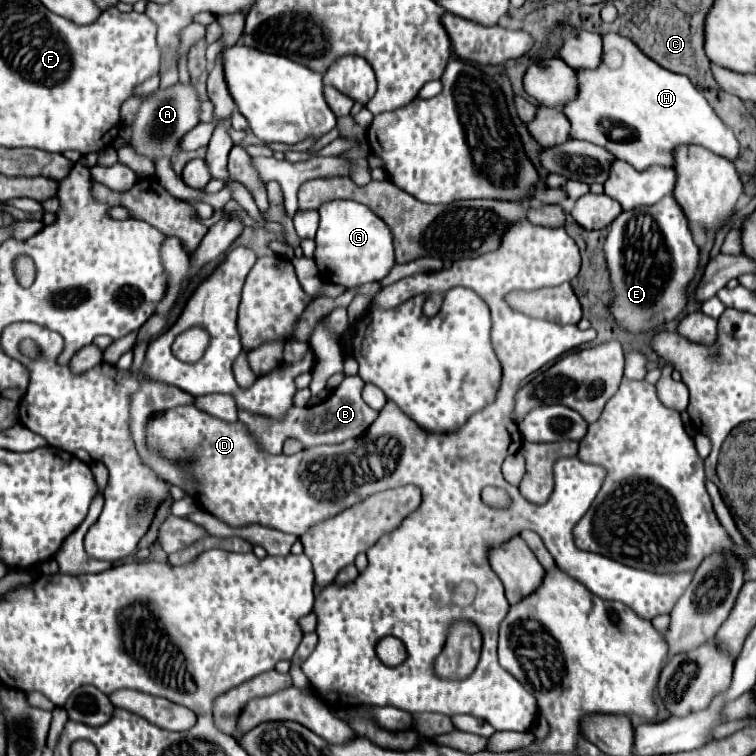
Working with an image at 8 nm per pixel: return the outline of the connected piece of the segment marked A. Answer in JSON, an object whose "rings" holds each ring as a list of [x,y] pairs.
{"rings":[[[176,84],[168,90],[158,90],[150,96],[146,96],[146,100],[140,106],[140,112],[136,116],[136,122],[132,124],[134,134],[132,134],[132,142],[130,146],[142,154],[148,156],[150,160],[160,158],[160,156],[168,156],[172,158],[180,148],[180,138],[192,130],[192,126],[198,124],[198,96],[192,88],[192,84]]]}

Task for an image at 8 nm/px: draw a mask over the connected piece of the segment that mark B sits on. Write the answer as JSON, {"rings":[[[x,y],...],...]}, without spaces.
{"rings":[[[344,376],[342,384],[320,404],[312,408],[288,408],[288,412],[276,422],[274,418],[258,416],[248,410],[238,410],[238,419],[248,426],[248,430],[258,438],[258,442],[264,446],[266,452],[278,454],[278,440],[282,438],[296,438],[304,444],[304,448],[318,446],[318,444],[340,444],[348,438],[362,436],[368,426],[376,420],[378,412],[368,408],[368,404],[362,400],[362,378],[360,376]]]}

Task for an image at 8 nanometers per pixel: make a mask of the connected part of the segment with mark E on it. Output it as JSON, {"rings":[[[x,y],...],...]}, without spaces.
{"rings":[[[668,194],[652,206],[622,212],[608,228],[604,252],[616,294],[610,310],[626,330],[646,332],[682,312],[686,286],[698,266],[698,248],[674,196]]]}

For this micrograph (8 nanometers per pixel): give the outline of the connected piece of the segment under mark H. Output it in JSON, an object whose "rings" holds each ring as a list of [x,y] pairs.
{"rings":[[[604,34],[602,36],[602,62],[594,70],[576,70],[578,92],[576,98],[564,104],[564,114],[570,120],[570,136],[576,140],[586,140],[596,146],[606,148],[618,160],[632,164],[636,170],[644,170],[652,164],[672,166],[672,150],[678,144],[698,144],[712,150],[718,156],[734,160],[740,146],[734,138],[734,132],[714,114],[706,98],[694,88],[694,84],[680,74],[668,72],[652,58],[648,58],[630,38],[620,34]]]}

